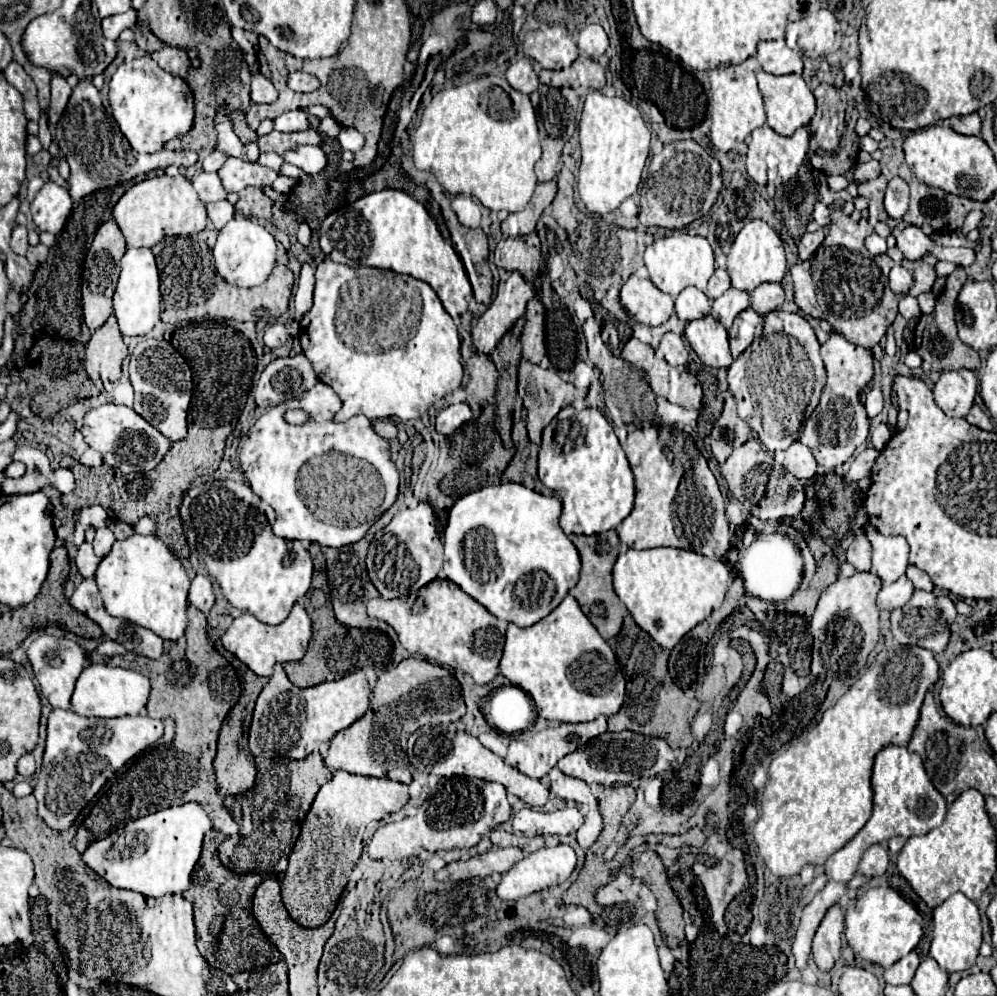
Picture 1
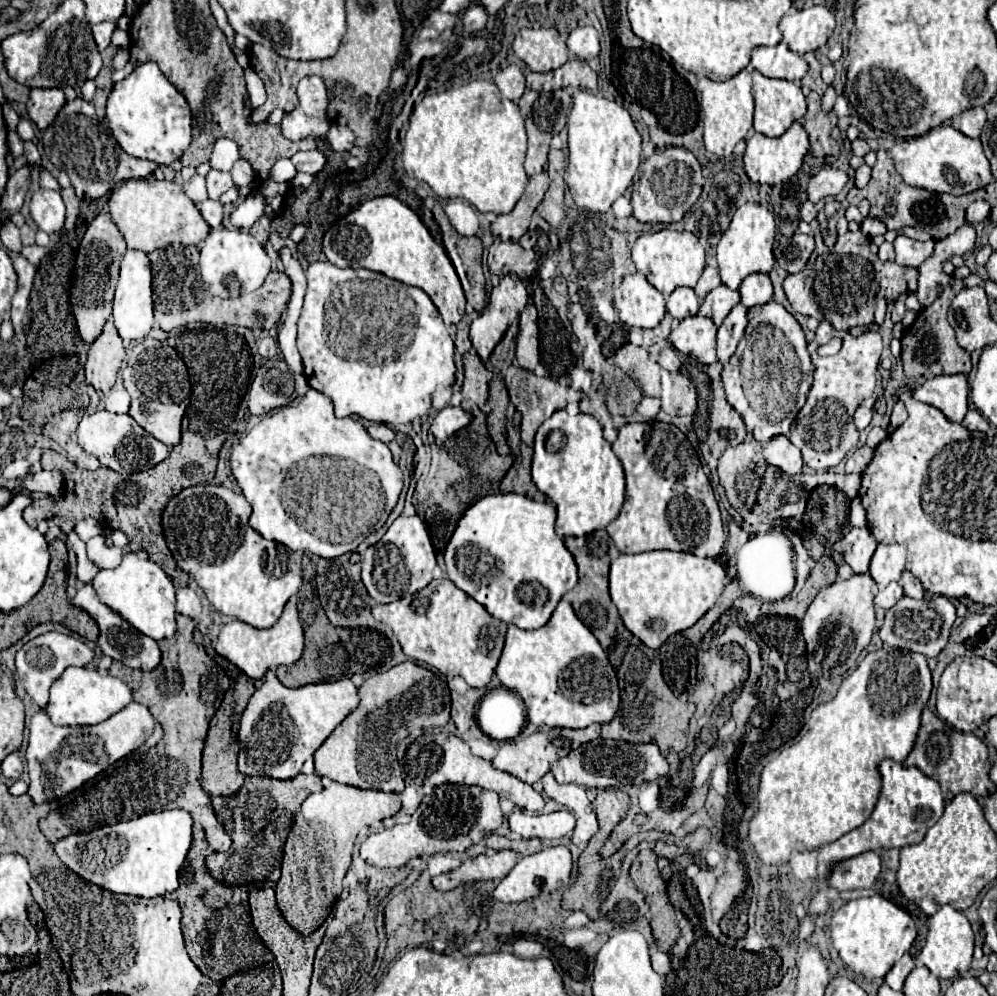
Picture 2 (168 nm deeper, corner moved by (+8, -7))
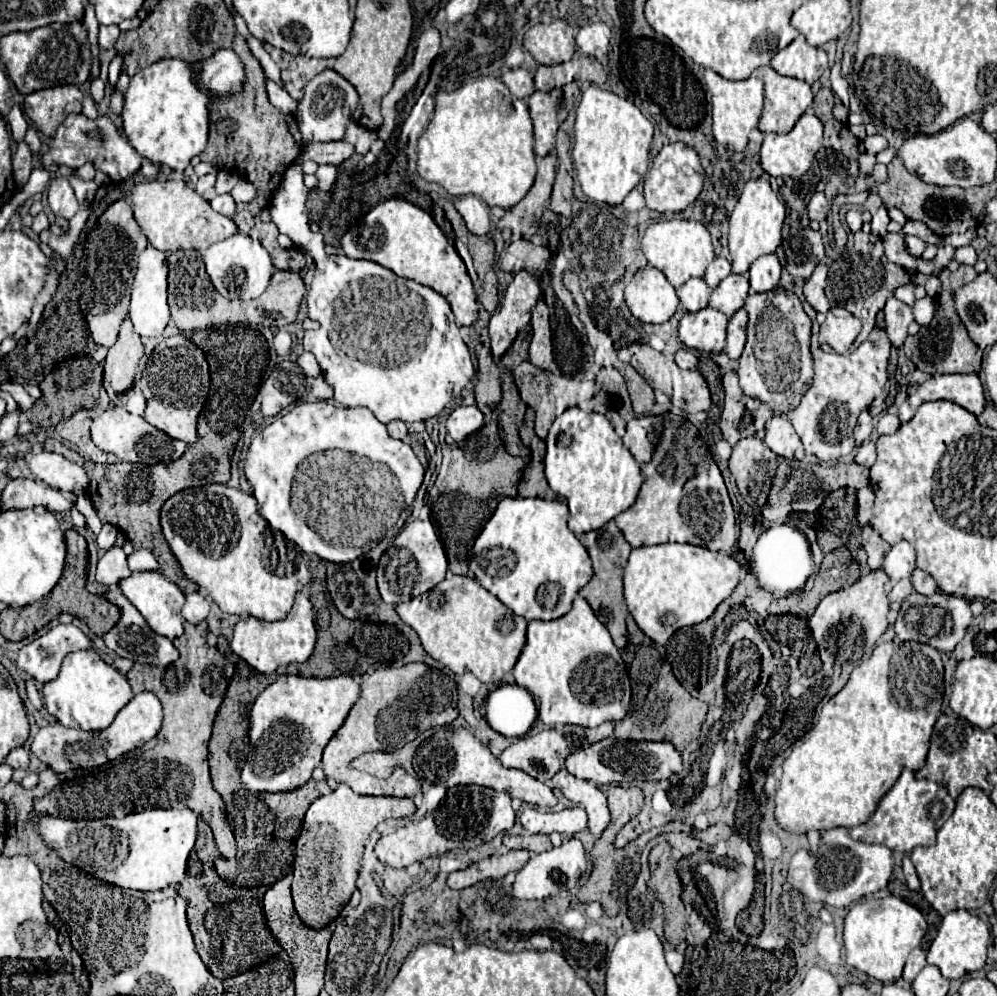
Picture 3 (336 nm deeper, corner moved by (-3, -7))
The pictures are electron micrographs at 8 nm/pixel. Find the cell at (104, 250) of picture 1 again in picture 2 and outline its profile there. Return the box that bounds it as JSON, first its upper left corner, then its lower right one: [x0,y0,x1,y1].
[70,210,126,344]

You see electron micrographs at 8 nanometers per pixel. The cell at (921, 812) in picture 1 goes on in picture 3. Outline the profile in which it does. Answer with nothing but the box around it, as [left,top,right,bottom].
[849,770,955,854]

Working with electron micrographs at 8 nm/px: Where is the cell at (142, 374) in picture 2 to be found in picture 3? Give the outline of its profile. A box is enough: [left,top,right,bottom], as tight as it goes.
[141,334,209,444]

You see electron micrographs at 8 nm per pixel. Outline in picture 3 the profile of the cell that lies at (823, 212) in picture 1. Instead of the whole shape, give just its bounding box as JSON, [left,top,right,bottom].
[807,192,831,220]

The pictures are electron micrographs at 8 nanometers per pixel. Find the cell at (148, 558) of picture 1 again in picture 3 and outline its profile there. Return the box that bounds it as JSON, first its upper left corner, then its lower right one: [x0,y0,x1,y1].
[121,572,185,640]

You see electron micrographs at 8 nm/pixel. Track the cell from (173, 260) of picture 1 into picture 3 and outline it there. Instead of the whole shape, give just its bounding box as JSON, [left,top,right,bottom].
[167,250,305,332]

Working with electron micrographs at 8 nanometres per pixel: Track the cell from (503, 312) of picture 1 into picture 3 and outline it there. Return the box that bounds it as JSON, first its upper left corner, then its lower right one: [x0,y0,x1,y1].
[489,270,541,362]

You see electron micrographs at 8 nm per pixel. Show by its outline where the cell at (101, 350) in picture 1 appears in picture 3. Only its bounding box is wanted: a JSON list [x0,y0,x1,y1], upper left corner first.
[103,318,143,394]

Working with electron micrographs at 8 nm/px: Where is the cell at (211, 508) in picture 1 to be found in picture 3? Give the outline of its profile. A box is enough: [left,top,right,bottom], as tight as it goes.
[161,484,309,622]

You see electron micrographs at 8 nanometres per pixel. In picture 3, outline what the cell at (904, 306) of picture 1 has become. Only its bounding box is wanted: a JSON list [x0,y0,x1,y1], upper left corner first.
[883,296,913,348]

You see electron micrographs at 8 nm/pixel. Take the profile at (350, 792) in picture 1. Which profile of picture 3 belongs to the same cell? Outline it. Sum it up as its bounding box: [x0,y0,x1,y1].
[291,784,415,930]

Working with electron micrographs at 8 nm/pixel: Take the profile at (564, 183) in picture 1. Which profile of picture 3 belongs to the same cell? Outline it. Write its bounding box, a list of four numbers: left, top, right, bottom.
[549,130,573,216]

